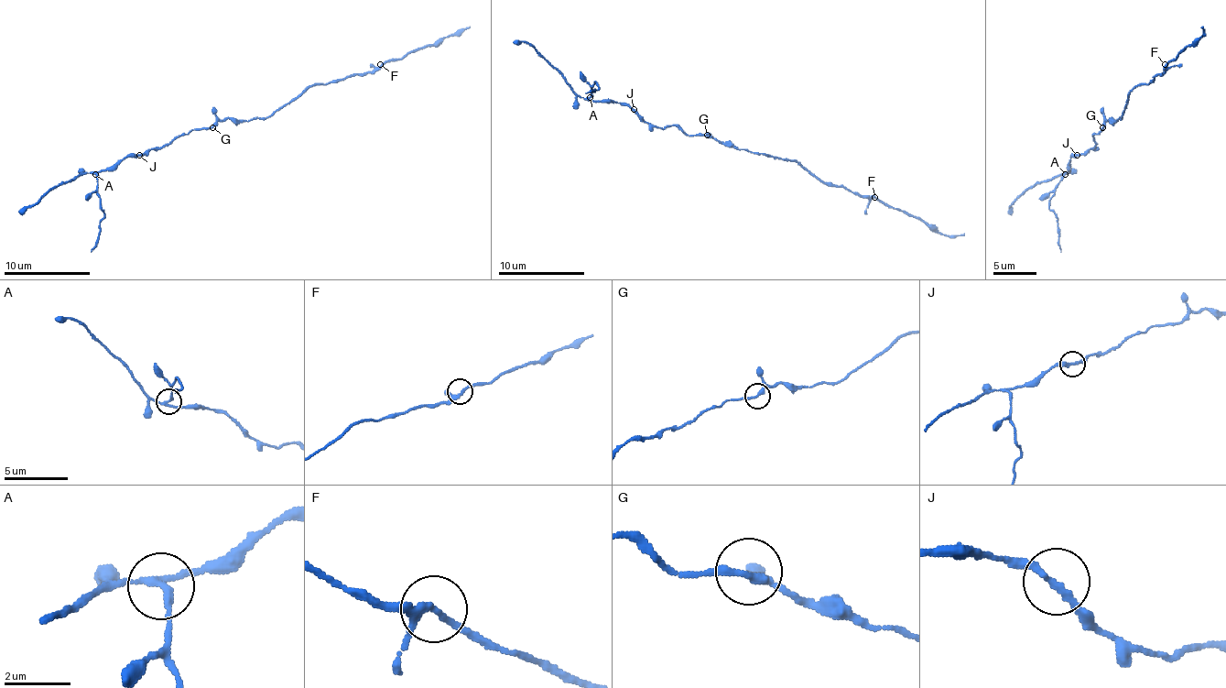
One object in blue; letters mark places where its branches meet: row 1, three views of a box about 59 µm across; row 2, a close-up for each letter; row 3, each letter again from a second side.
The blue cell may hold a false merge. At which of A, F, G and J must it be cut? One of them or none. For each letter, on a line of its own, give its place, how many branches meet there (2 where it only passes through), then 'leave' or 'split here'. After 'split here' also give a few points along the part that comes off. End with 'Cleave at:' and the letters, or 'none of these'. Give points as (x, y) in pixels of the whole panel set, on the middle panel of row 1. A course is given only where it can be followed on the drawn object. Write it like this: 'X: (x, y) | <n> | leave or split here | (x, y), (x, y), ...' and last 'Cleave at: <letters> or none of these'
A: (590, 97) | 3 | split here | (591, 98), (594, 81), (599, 87), (586, 93)
F: (874, 197) | 3 | leave
G: (707, 135) | 3 | leave
J: (634, 109) | 2 | leave
Cleave at: A

